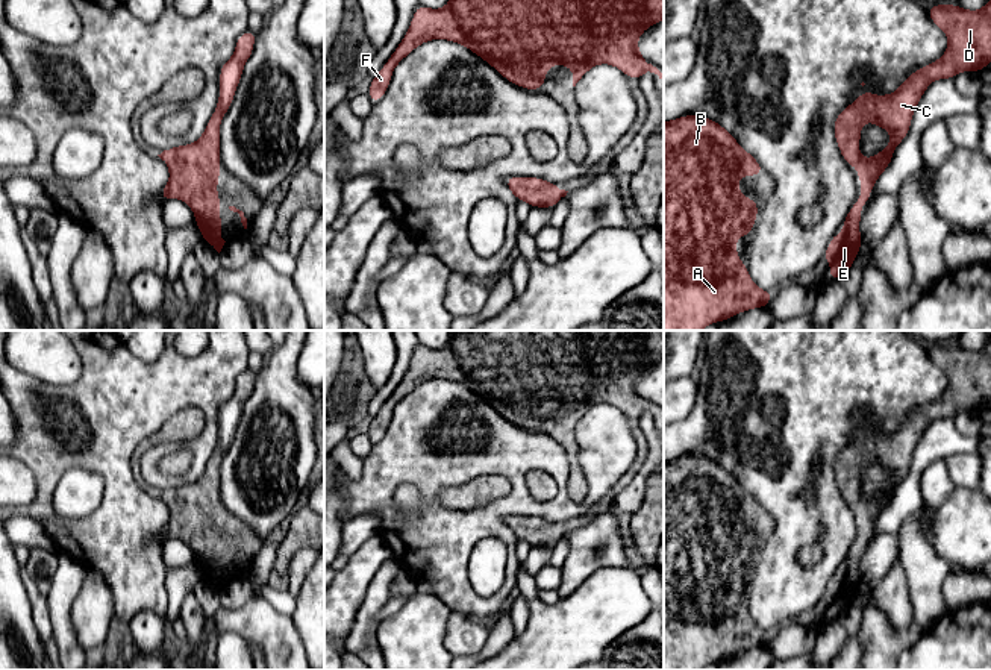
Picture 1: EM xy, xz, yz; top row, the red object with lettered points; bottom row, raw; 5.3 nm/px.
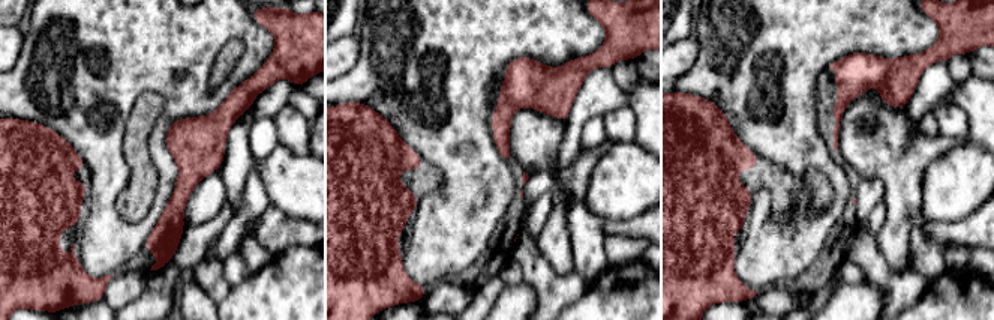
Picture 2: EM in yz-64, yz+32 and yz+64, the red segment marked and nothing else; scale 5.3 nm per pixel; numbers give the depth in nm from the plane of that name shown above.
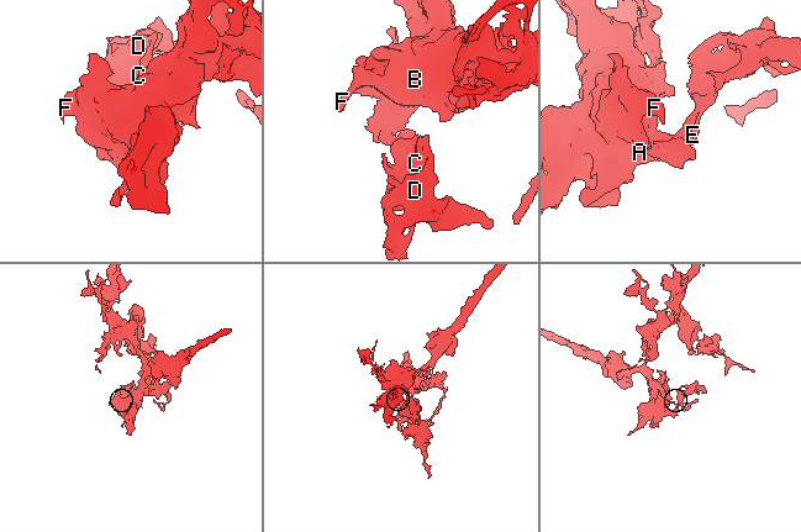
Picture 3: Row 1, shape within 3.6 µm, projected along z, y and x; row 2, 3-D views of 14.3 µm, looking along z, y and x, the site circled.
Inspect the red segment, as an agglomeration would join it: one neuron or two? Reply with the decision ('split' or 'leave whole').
leave whole

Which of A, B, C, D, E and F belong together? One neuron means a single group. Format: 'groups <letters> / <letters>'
groups A B C D E F

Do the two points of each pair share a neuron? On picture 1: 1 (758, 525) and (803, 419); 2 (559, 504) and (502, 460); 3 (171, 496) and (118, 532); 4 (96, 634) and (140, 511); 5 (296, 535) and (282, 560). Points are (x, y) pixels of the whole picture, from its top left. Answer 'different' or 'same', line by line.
1: different
2: same
3: different
4: different
5: same

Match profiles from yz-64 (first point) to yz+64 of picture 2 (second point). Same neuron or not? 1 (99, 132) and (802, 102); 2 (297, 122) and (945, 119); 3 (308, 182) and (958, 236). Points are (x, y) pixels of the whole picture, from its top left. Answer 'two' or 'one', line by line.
1: one
2: one
3: two

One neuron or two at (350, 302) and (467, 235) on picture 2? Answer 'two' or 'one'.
two

